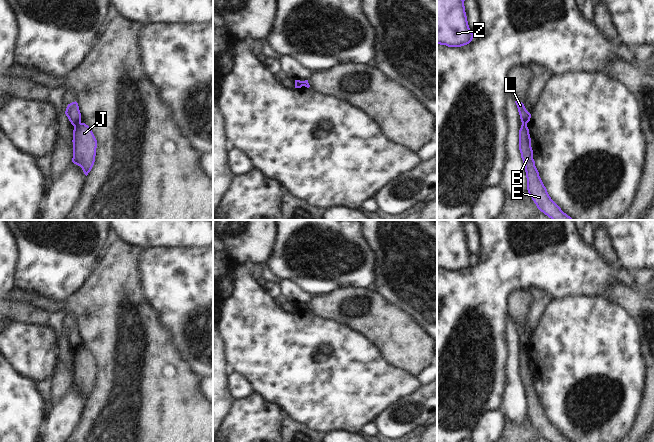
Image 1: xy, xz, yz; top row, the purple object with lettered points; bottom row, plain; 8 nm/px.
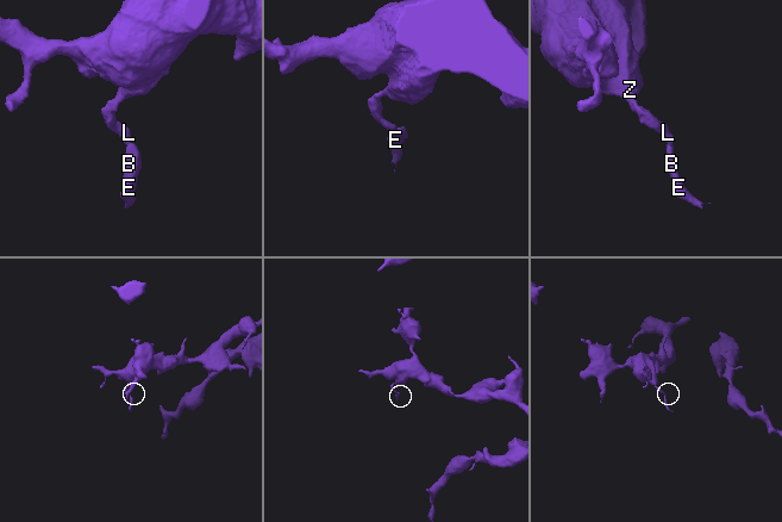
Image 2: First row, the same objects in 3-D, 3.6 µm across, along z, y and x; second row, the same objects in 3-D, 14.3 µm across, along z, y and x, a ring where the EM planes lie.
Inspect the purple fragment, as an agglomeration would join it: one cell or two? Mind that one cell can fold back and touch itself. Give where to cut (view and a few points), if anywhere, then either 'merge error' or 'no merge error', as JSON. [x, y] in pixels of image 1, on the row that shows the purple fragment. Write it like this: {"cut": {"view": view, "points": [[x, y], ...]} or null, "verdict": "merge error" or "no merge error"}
{"cut": {"view": "xy", "points": [[80, 122], [74, 127]]}, "verdict": "merge error"}

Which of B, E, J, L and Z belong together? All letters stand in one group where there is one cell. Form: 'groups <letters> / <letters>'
groups B E J / L Z

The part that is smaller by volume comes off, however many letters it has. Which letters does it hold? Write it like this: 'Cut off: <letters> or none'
Cut off: B, E, J.

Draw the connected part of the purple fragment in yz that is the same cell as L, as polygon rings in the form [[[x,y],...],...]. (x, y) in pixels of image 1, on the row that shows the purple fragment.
[[[516,100],[515,103],[518,108],[521,122],[527,124],[530,121],[531,114],[526,110],[526,108],[522,102]]]

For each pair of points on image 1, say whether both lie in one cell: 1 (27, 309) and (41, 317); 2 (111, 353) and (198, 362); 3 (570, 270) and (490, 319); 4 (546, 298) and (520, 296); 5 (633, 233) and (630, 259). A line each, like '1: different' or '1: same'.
1: same
2: different
3: same
4: different
5: same

